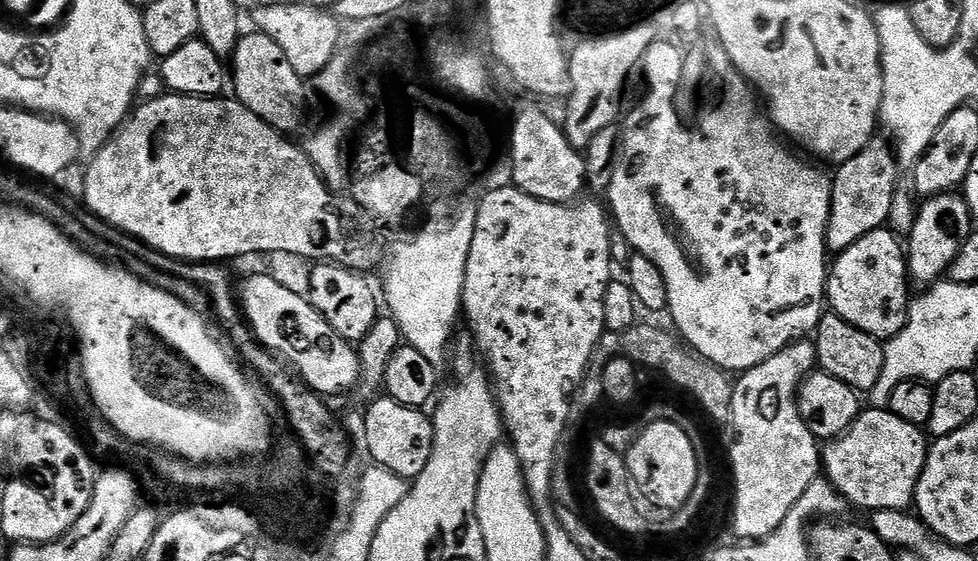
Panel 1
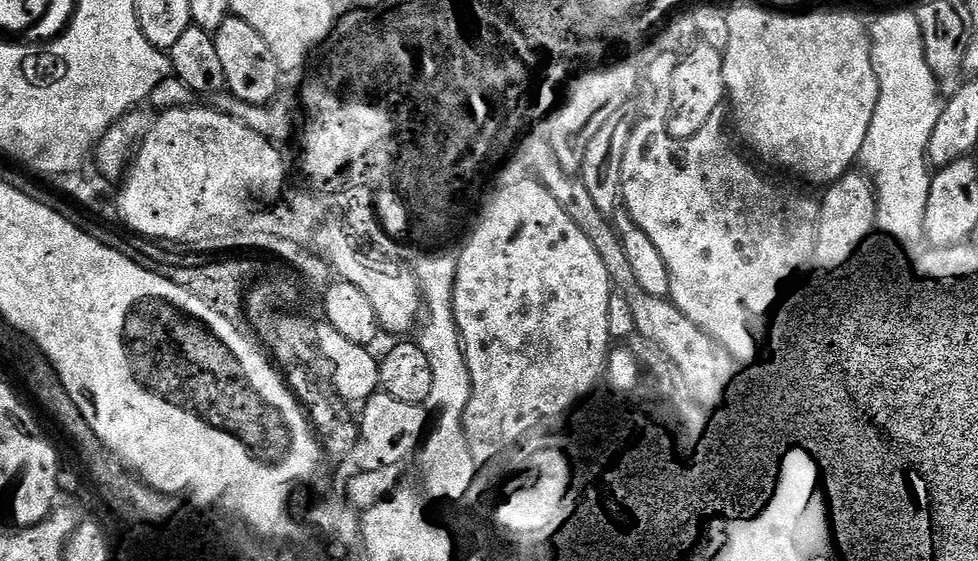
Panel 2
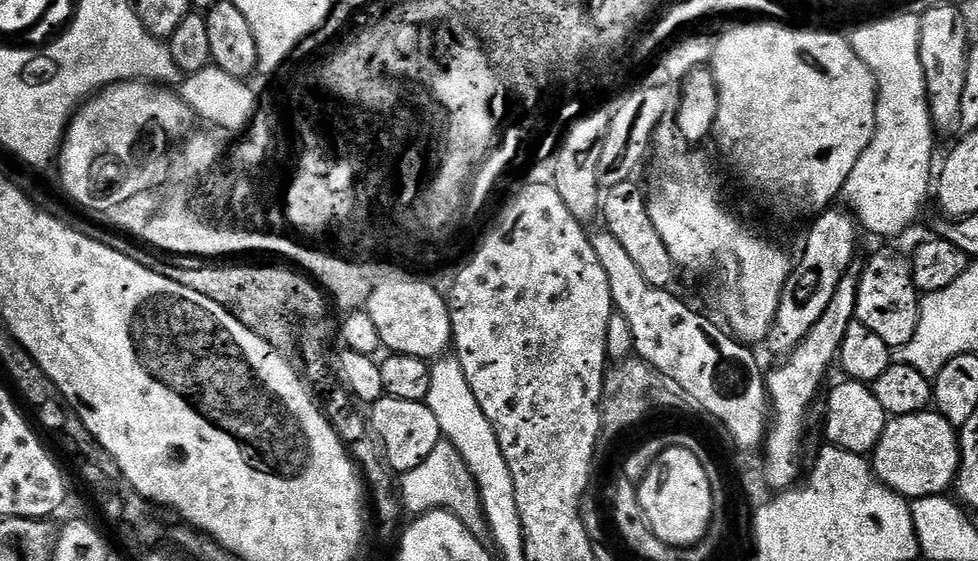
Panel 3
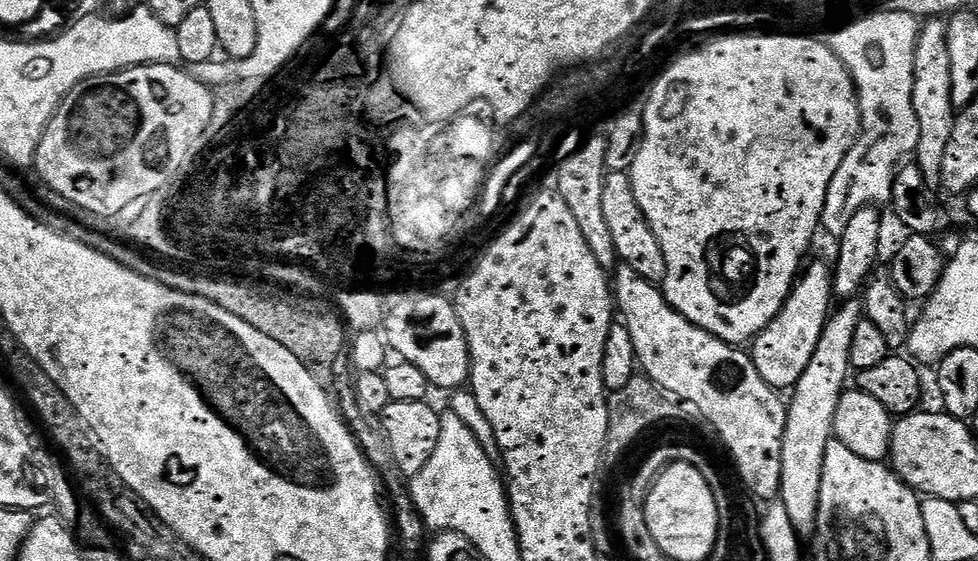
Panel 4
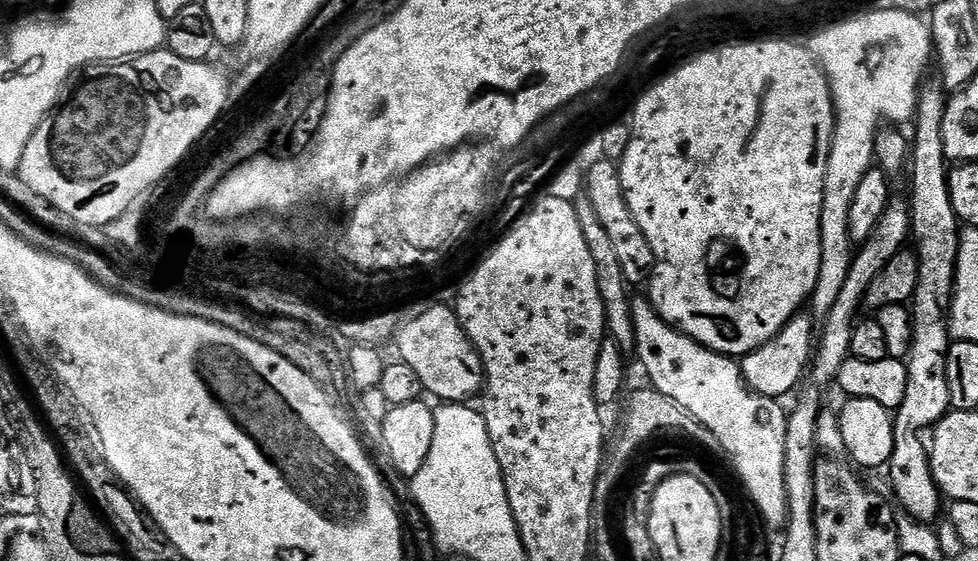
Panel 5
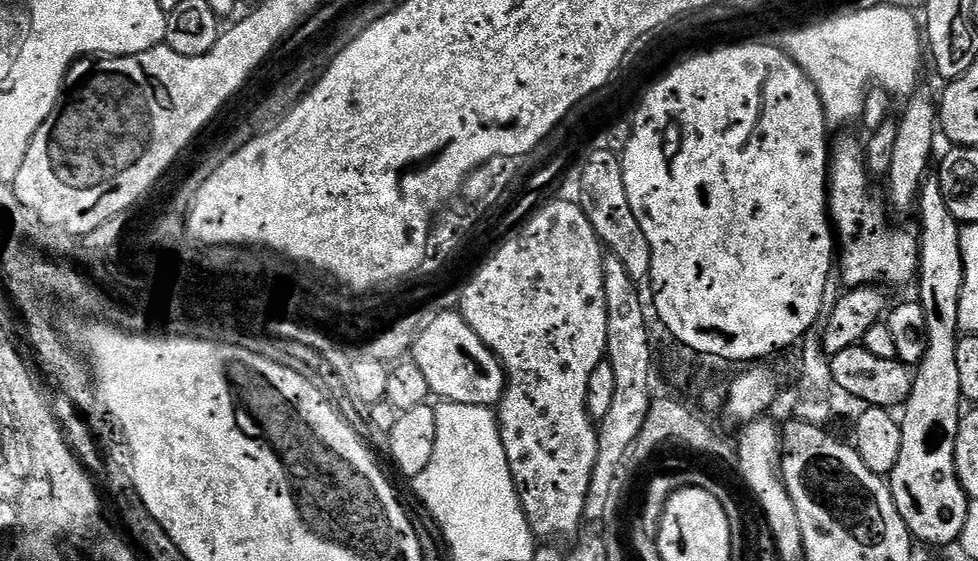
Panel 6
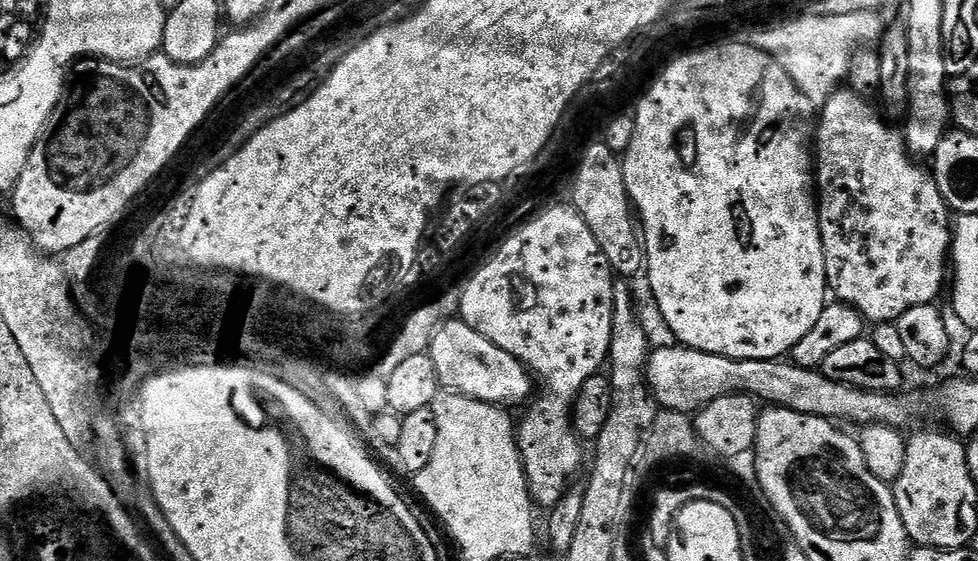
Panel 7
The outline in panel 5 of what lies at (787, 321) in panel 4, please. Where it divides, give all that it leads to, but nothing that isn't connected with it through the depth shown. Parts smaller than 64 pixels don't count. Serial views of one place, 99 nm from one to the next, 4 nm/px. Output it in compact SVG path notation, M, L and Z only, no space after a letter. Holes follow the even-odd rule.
M797 314L793 320L786 322L786 326L782 326L782 330L774 339L746 353L739 361L739 366L748 387L753 392L773 398L785 398L784 396L790 395L792 391L795 393L796 383L803 378L807 368L809 371L813 363L814 337L817 332L817 325L811 315Z

